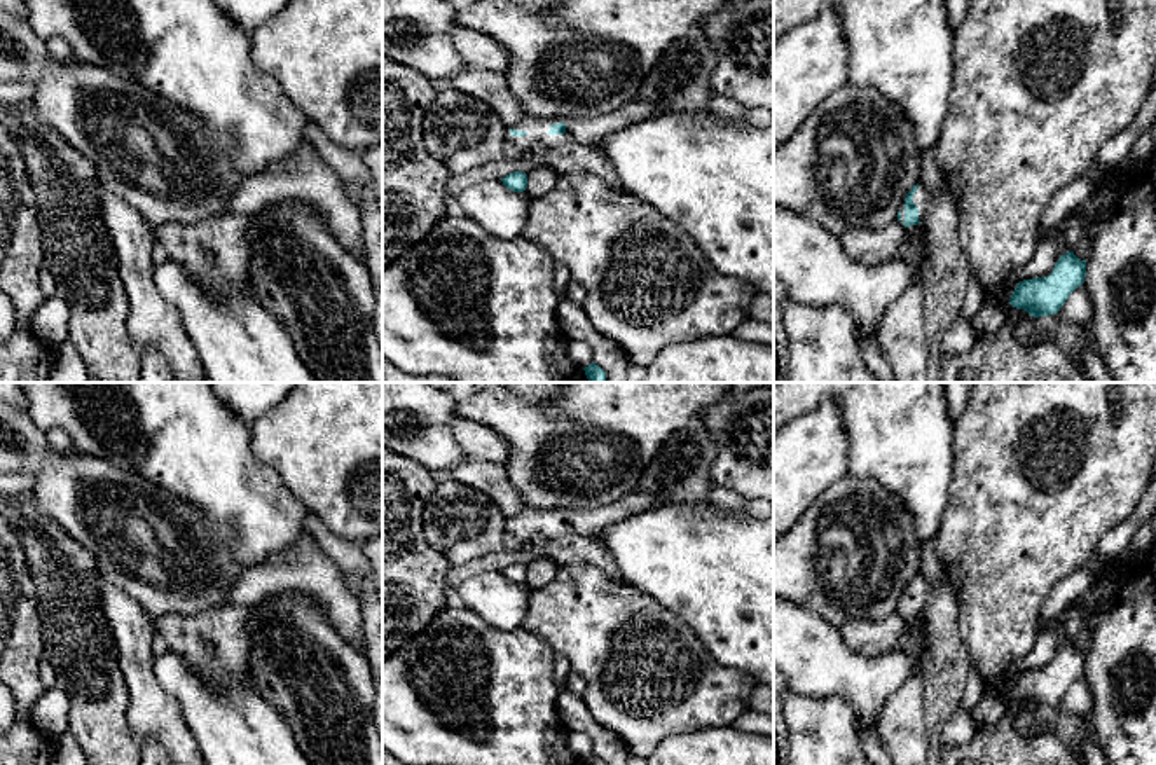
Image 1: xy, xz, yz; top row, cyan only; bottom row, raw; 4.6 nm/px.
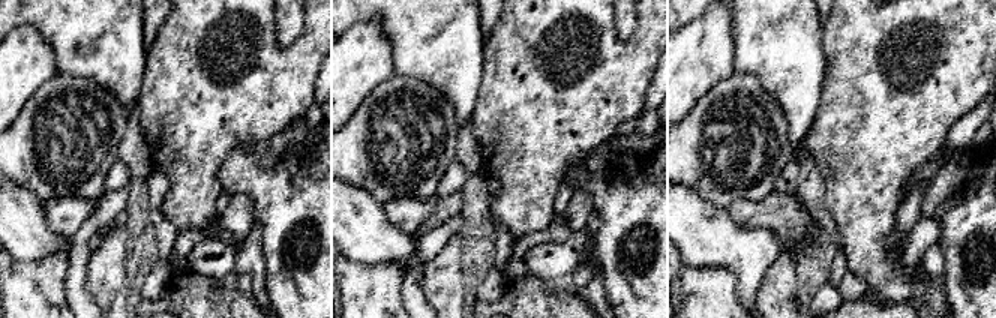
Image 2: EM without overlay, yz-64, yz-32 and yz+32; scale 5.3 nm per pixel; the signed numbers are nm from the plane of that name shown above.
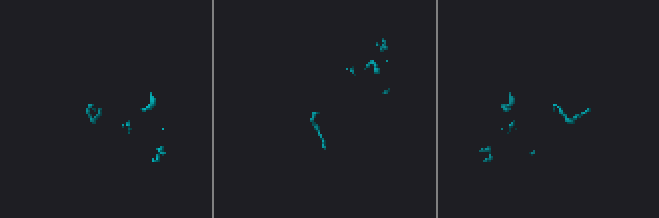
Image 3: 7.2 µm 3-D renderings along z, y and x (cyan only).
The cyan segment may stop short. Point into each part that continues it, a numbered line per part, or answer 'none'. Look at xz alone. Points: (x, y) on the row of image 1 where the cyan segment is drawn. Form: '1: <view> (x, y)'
1: xz (578, 131)

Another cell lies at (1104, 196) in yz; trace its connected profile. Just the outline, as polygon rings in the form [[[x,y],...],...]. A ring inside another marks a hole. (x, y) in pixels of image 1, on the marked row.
[[[1109,178],[1105,183],[1098,183],[1079,213],[1074,213],[1063,220],[1060,257],[1072,252],[1086,238],[1088,225],[1093,220],[1105,217],[1116,201],[1116,185]]]

